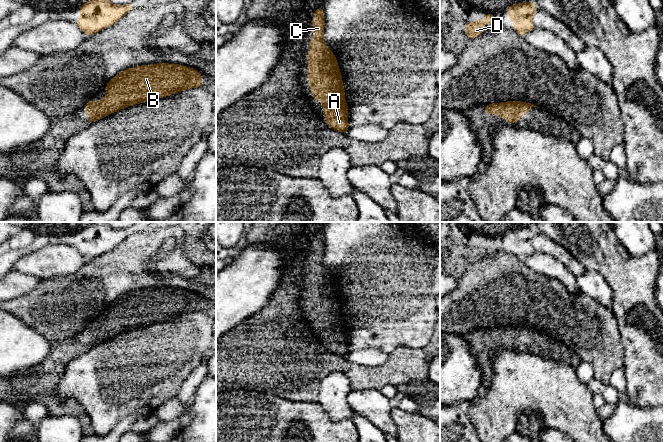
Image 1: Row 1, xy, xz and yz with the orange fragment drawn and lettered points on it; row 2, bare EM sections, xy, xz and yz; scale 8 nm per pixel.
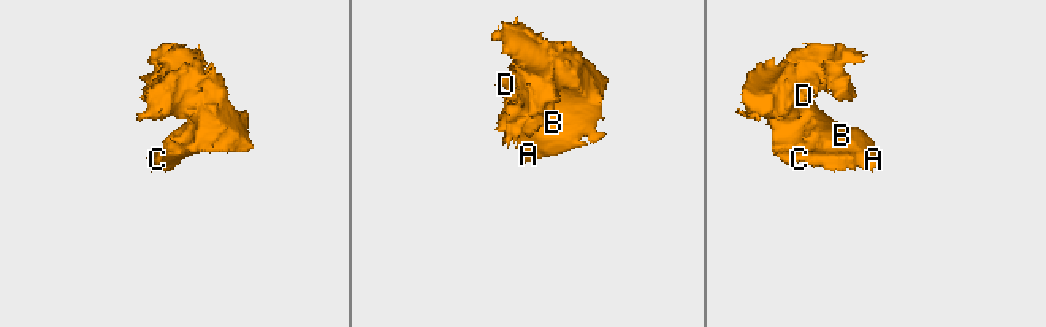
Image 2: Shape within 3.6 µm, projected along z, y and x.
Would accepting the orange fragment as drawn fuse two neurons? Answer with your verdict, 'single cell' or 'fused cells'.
single cell

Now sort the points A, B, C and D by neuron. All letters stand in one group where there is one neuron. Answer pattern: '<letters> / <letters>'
A B C D

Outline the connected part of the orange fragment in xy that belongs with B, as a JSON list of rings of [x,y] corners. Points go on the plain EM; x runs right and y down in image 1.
[[[158,287],[141,289],[126,293],[113,301],[106,309],[105,323],[88,325],[83,330],[89,341],[89,349],[120,333],[148,326],[156,322],[167,321],[190,312],[202,312],[202,297],[177,288]]]

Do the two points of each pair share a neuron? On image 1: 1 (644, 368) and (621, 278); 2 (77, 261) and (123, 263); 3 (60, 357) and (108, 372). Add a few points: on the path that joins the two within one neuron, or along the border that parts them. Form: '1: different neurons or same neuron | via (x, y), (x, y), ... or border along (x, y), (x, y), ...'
1: same neuron | via (644, 346), (623, 325), (623, 300)
2: different neurons | border along (89, 260), (75, 272), (67, 274)
3: different neurons | border along (74, 358), (66, 366), (63, 375), (58, 380)

